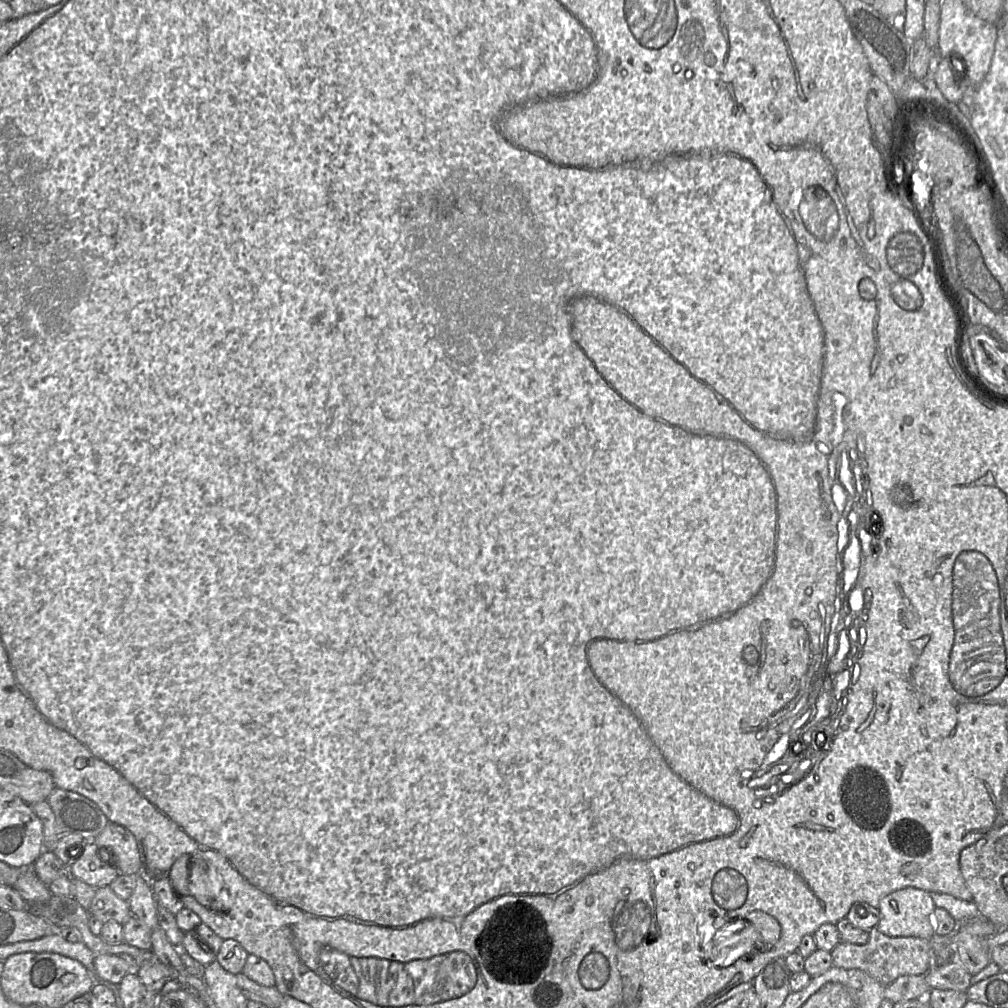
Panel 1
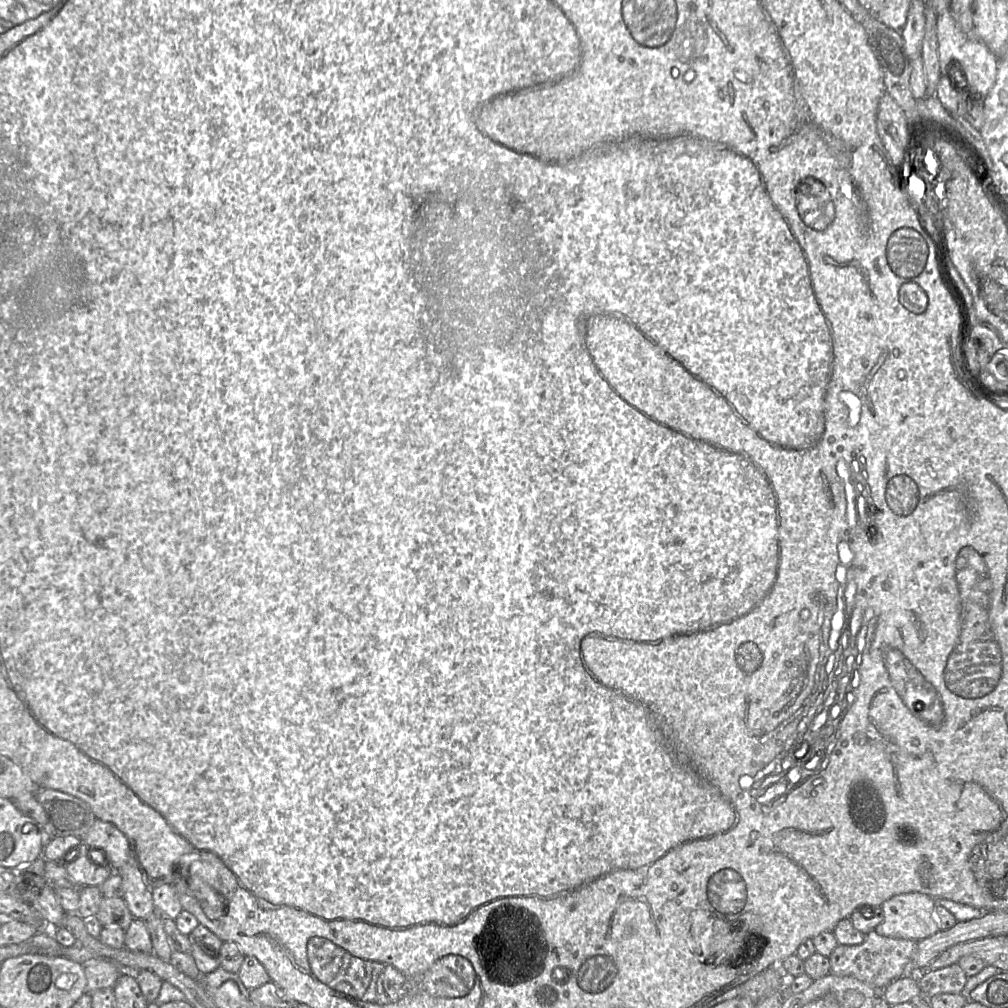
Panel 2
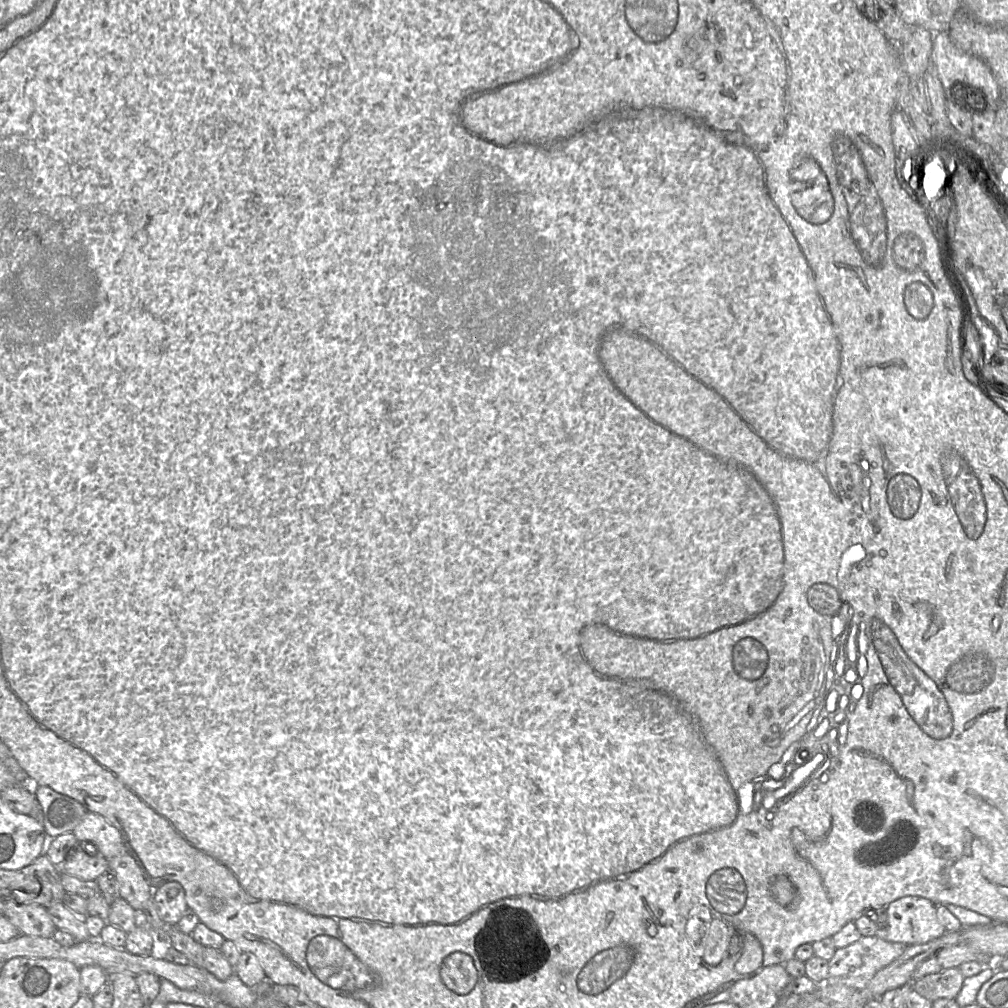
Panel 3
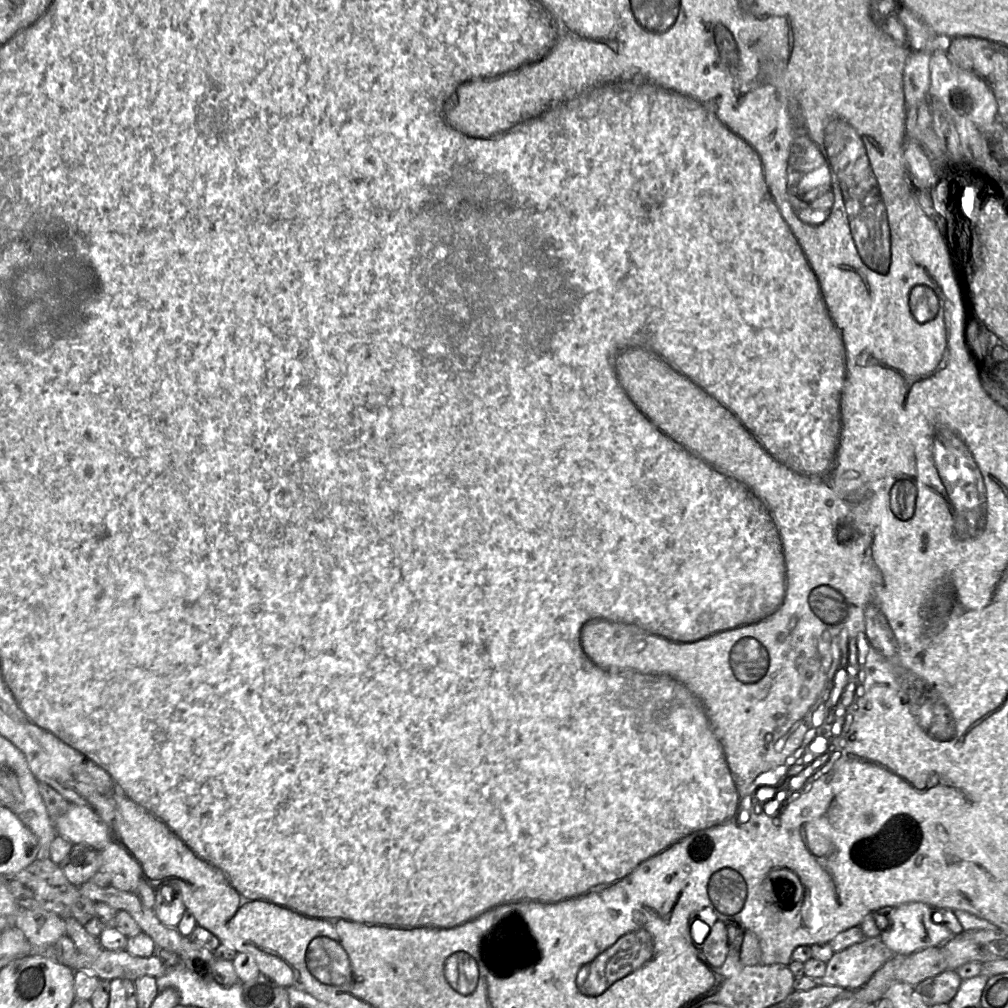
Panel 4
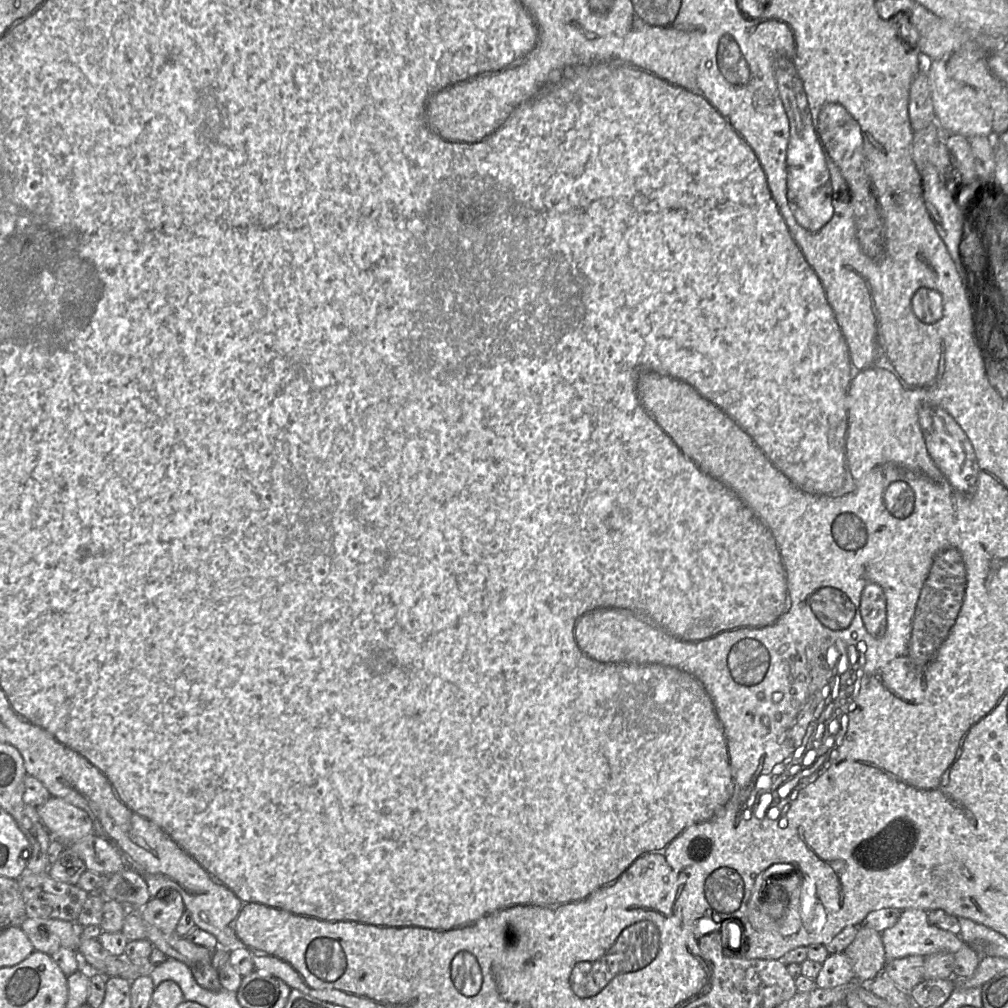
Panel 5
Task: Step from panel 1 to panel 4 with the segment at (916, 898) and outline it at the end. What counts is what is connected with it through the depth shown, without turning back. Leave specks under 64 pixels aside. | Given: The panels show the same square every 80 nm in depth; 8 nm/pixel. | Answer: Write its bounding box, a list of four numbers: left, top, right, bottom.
[879,902,954,956]

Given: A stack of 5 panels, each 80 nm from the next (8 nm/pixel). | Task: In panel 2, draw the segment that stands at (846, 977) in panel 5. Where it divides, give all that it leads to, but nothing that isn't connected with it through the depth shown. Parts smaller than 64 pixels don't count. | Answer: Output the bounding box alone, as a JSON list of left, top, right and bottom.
[830,931,917,991]

